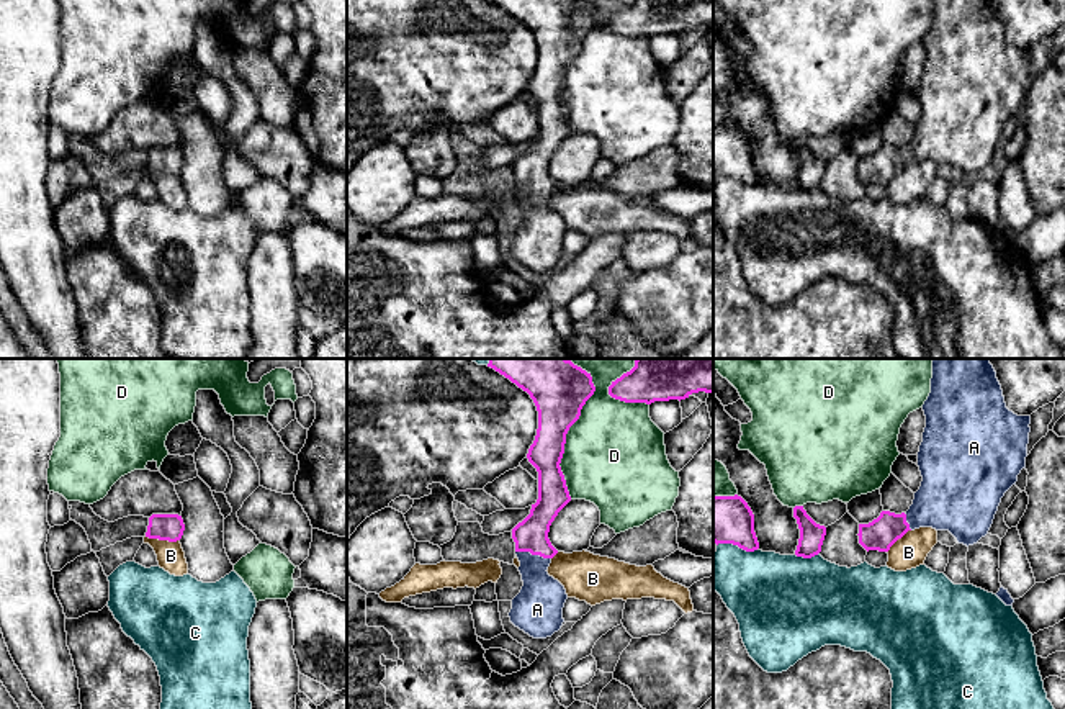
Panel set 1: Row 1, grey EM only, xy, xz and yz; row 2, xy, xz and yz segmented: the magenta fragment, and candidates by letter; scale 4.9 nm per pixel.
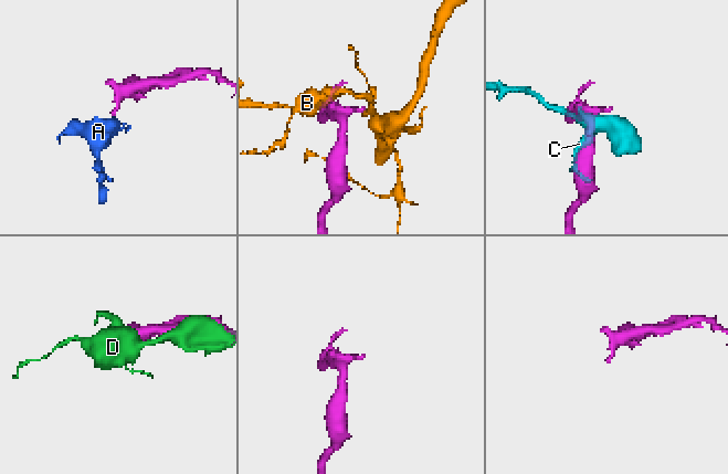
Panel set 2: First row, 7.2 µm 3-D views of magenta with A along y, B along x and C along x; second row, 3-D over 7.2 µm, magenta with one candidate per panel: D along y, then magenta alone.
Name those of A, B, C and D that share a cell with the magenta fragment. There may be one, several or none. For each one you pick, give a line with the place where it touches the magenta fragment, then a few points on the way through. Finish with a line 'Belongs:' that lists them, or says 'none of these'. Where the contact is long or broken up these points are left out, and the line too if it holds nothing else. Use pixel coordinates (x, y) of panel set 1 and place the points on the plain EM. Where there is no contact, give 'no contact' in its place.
A: contact xz (534, 187); way xz (530, 169), (534, 187), (539, 238)
Belongs: A

